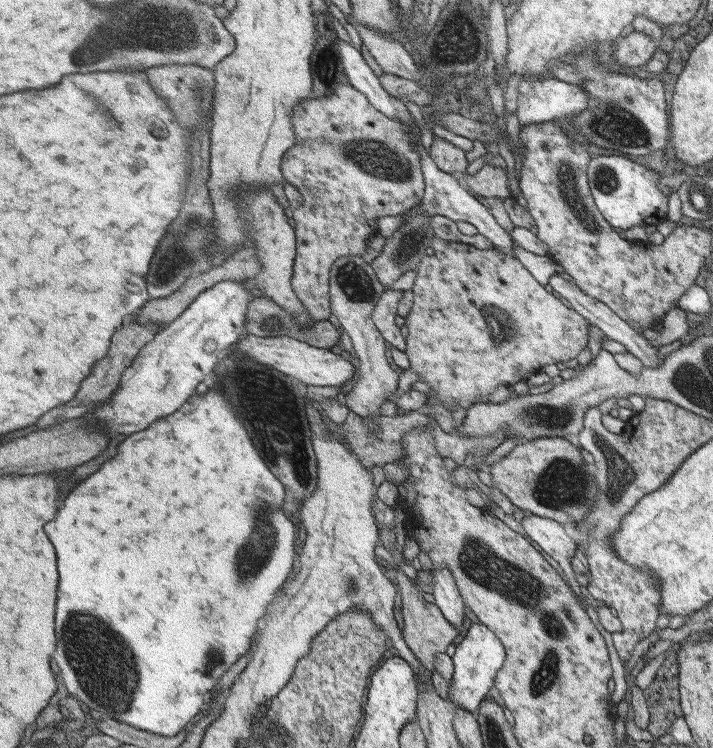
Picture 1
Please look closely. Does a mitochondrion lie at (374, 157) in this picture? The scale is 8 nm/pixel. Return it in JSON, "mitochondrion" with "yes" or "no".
{"mitochondrion":"yes"}

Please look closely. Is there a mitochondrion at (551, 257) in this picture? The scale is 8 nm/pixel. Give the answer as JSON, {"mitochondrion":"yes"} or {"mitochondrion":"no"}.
{"mitochondrion":"no"}

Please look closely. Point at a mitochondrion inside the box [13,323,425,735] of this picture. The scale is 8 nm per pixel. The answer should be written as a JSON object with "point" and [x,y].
{"point":[87,645]}

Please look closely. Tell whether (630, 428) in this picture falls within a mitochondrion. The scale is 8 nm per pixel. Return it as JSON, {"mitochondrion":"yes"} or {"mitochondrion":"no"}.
{"mitochondrion":"no"}

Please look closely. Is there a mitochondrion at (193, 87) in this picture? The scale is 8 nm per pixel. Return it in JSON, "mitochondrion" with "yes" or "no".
{"mitochondrion":"yes"}

